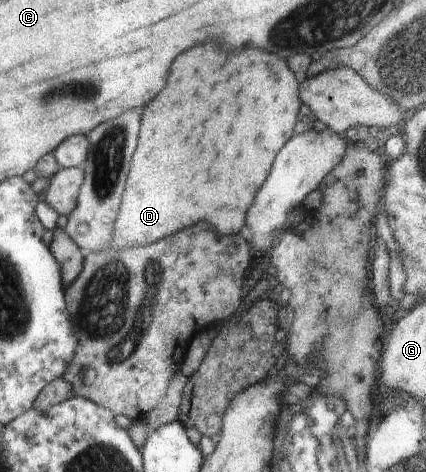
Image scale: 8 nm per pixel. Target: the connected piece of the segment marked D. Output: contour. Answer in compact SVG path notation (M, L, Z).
M202 44L184 52L184 56L172 64L168 88L144 108L140 152L136 152L136 160L132 160L132 176L127 176L128 192L123 192L124 208L118 208L113 232L115 239L111 246L148 246L186 226L194 226L200 220L212 224L222 236L245 234L246 210L270 174L274 156L290 140L298 108L296 76L276 54L254 48L246 48L240 54L226 54L216 44Z

